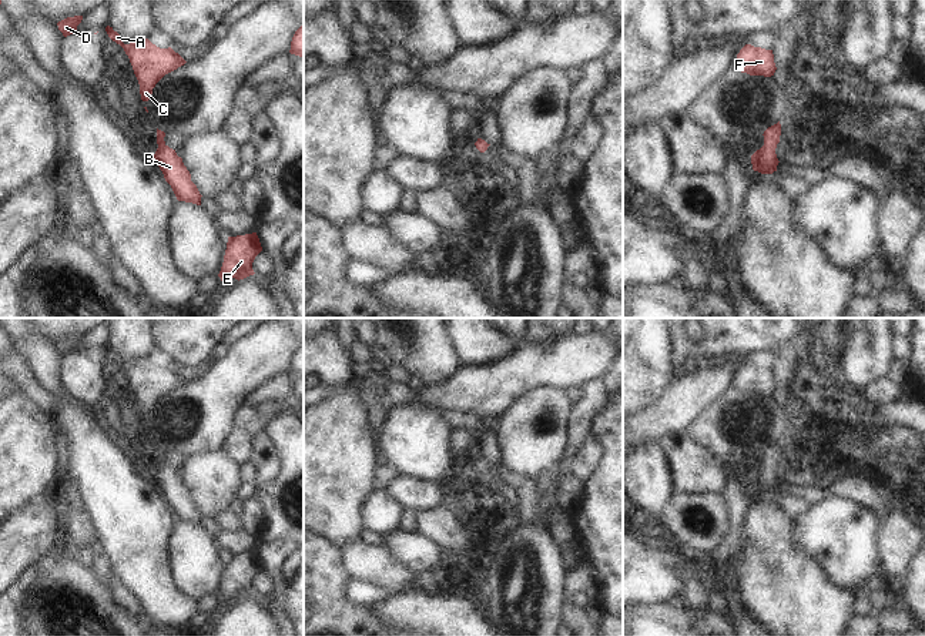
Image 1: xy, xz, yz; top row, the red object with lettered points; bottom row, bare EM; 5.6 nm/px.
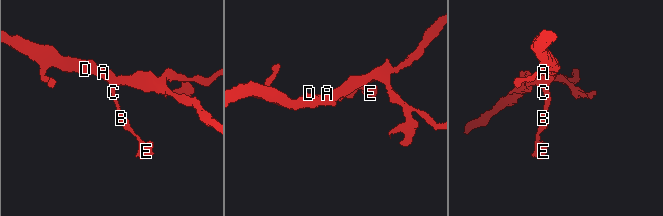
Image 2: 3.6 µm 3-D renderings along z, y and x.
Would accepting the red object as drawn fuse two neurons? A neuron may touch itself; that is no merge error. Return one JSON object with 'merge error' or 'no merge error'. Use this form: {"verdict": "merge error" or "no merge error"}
{"verdict": "no merge error"}

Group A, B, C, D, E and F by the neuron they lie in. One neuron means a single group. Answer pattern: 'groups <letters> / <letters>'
groups A B C D E F

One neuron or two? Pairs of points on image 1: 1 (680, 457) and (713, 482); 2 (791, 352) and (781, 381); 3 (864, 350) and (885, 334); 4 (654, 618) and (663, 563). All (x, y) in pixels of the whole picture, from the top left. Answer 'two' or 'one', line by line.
1: one
2: one
3: one
4: two

